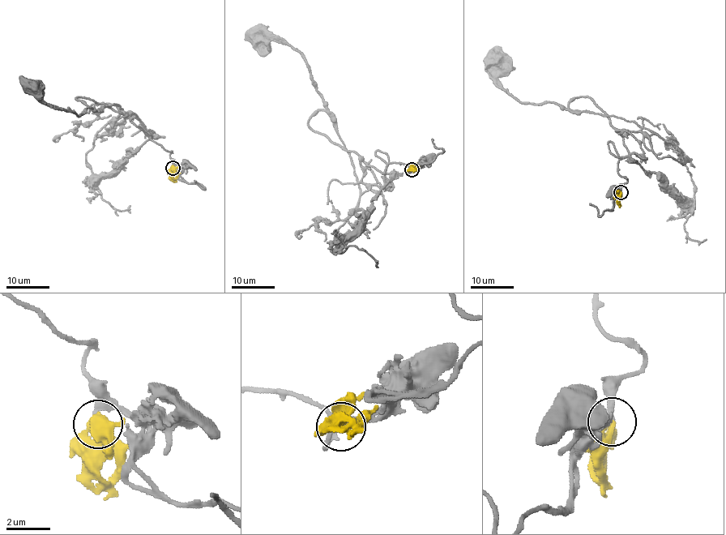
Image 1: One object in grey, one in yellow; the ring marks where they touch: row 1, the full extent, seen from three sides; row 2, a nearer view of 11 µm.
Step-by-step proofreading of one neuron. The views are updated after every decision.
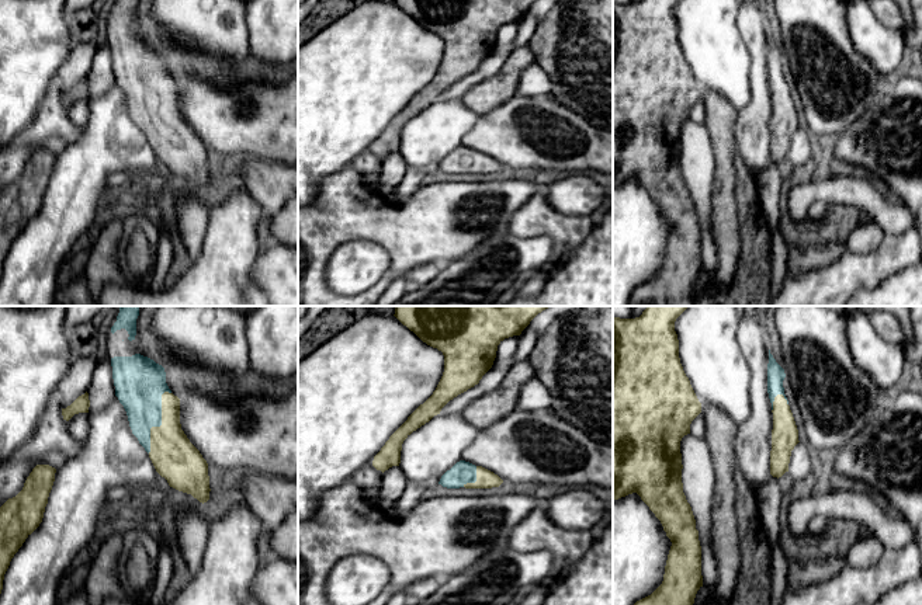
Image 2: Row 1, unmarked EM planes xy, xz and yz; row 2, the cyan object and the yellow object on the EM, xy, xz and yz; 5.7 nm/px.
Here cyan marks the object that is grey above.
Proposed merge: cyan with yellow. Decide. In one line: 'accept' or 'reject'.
accept

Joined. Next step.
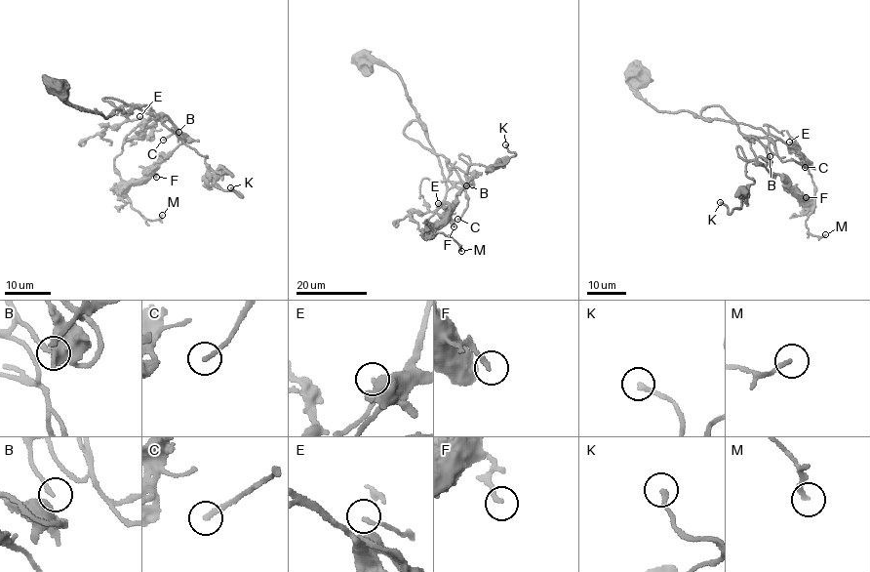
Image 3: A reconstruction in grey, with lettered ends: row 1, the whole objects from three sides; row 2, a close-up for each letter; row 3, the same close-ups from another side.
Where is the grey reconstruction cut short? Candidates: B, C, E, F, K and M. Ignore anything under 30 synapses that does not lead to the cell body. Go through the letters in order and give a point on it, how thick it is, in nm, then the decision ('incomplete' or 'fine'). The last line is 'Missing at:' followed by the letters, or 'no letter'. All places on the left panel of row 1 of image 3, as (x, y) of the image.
B: place (178, 132); calibre 130 nm; incomplete
C: place (163, 140); calibre 200 nm; fine
E: place (139, 116); calibre 120 nm; fine
F: place (156, 177); calibre 190 nm; fine
K: place (230, 187); calibre 200 nm; fine
M: place (162, 215); calibre 200 nm; incomplete
Missing at: B, M

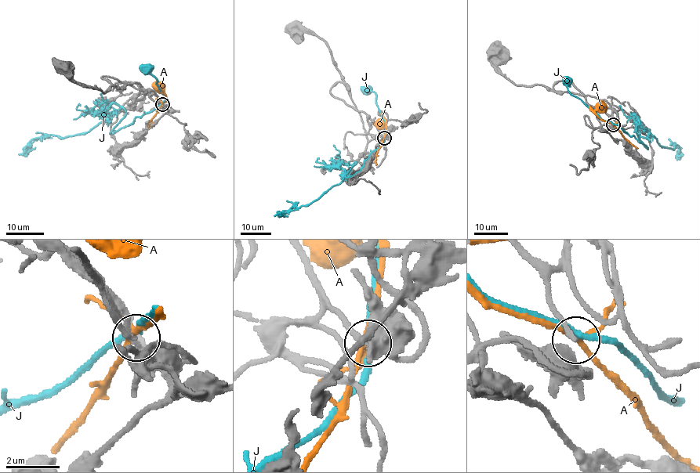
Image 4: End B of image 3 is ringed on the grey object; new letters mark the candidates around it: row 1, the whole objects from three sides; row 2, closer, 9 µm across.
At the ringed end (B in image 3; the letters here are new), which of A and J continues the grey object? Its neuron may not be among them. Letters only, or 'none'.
none

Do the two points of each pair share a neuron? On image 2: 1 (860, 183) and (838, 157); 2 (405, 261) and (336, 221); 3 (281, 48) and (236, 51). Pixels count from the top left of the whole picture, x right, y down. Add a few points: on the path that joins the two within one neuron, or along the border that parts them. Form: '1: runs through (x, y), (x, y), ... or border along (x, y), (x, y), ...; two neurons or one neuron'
1: border along (835, 167), (841, 169); two neurons
2: runs through (392, 243), (370, 221), (354, 221); one neuron
3: border along (245, 17), (249, 51); two neurons

